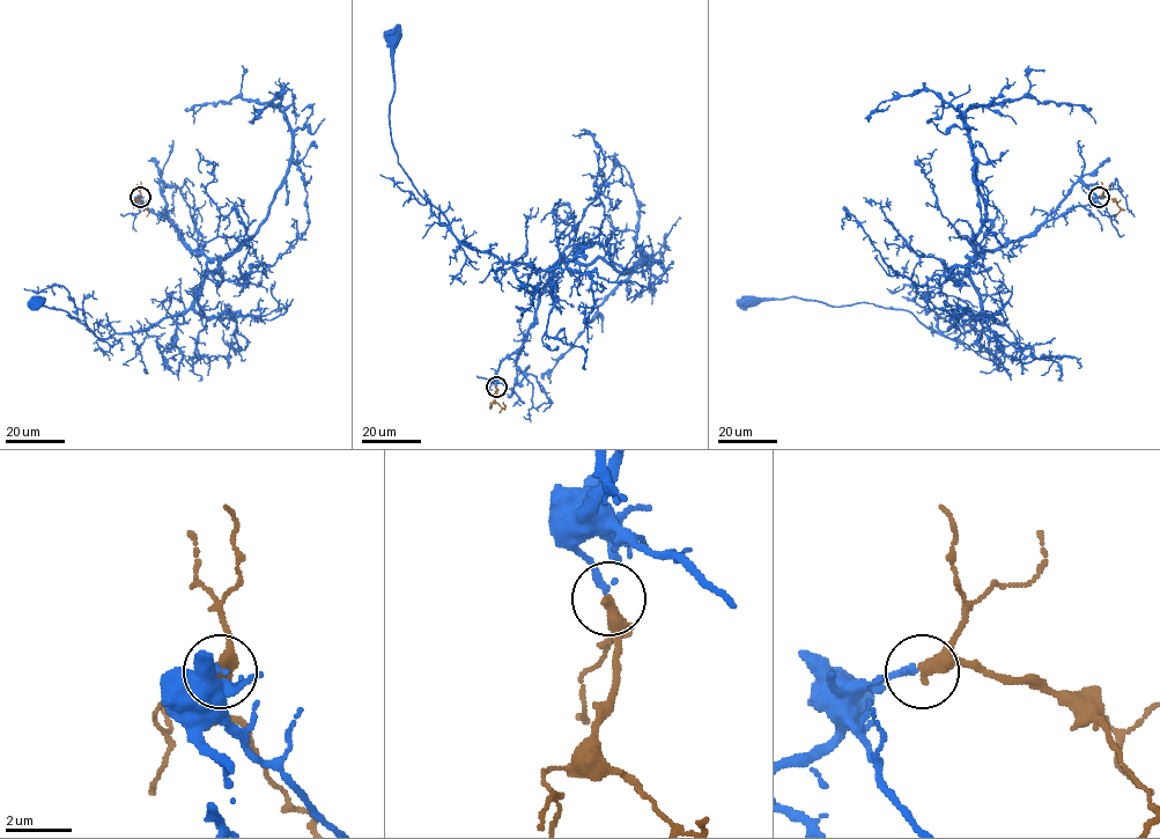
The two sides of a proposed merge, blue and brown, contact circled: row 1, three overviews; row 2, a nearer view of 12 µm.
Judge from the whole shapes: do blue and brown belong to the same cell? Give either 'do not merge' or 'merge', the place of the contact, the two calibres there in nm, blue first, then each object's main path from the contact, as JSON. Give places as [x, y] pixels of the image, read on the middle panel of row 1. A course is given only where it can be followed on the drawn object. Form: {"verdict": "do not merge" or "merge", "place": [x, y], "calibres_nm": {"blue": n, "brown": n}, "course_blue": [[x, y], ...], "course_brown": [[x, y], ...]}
{"verdict": "merge", "place": [496, 387], "calibres_nm": {"blue": 220, "brown": 320}, "course_blue": [[495, 387], [499, 363], [522, 344], [563, 260], [537, 270], [472, 250], [419, 193], [391, 139], [392, 35]], "course_brown": [[496, 387], [494, 399], [503, 407], [503, 402]]}

